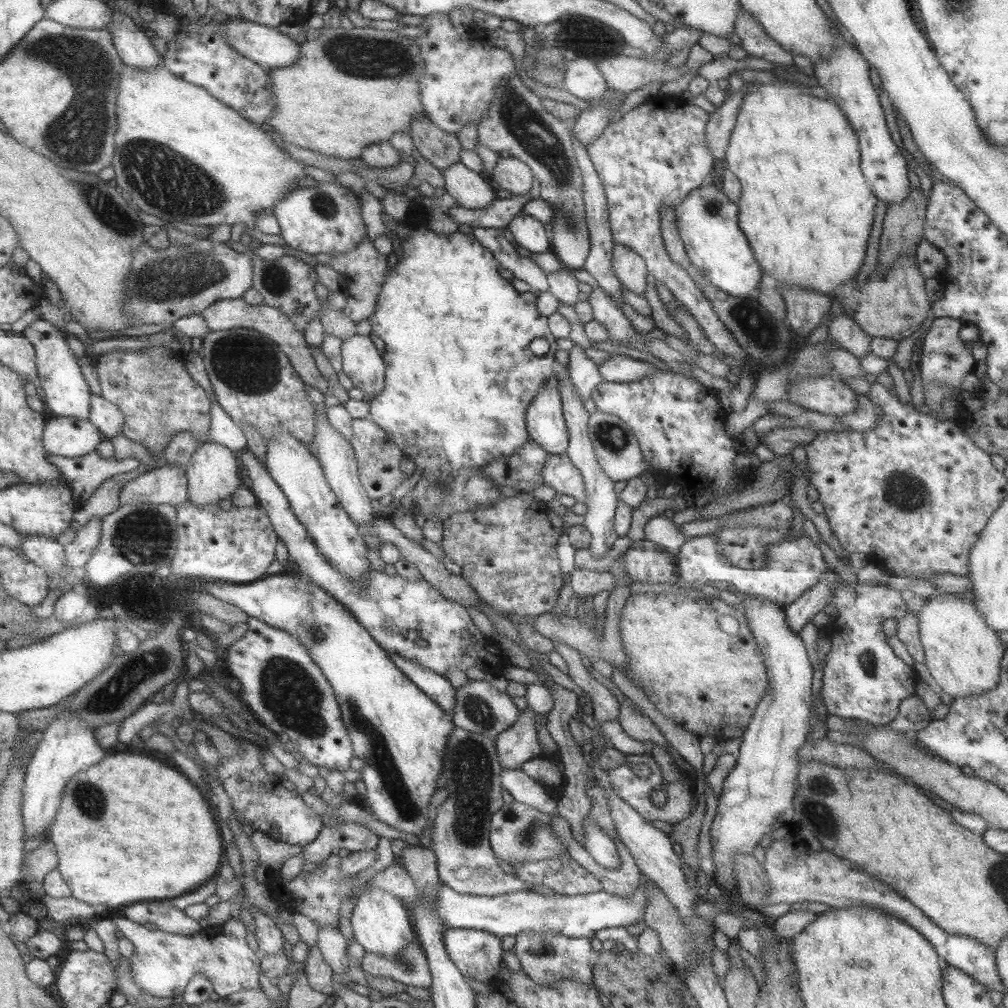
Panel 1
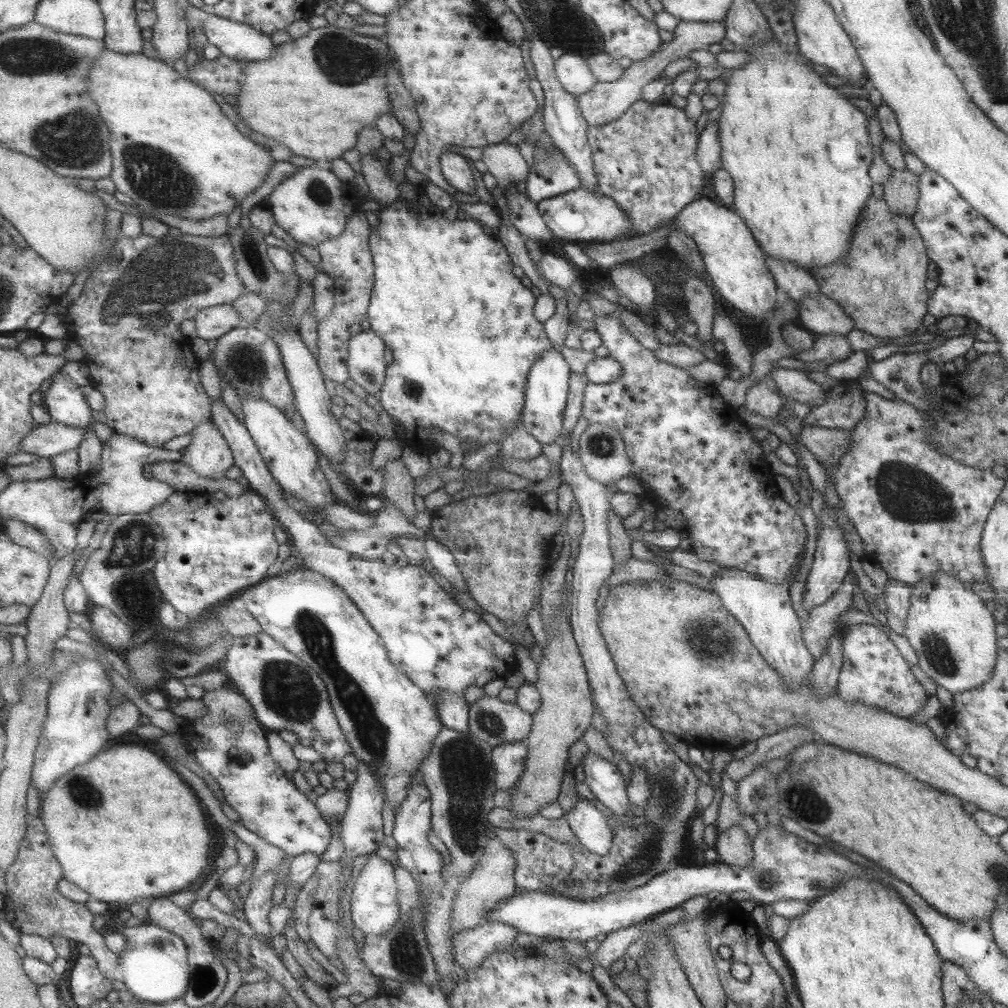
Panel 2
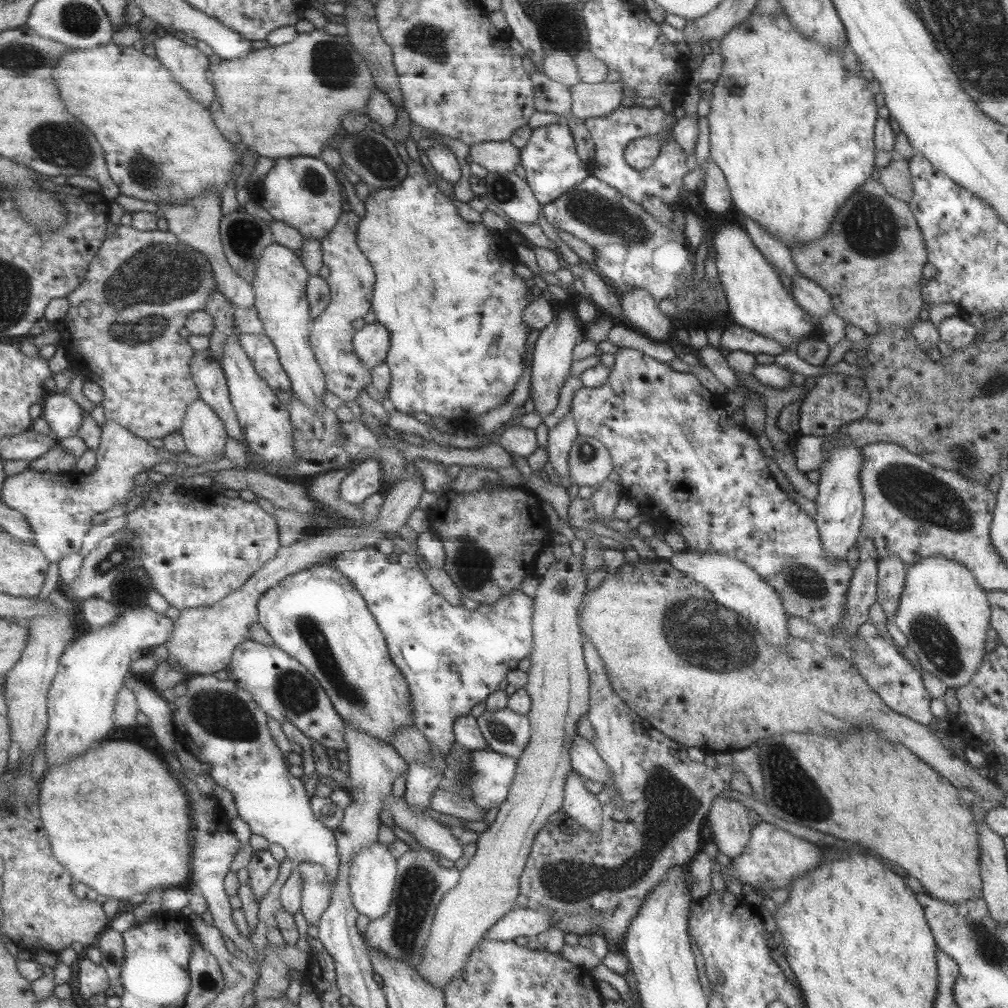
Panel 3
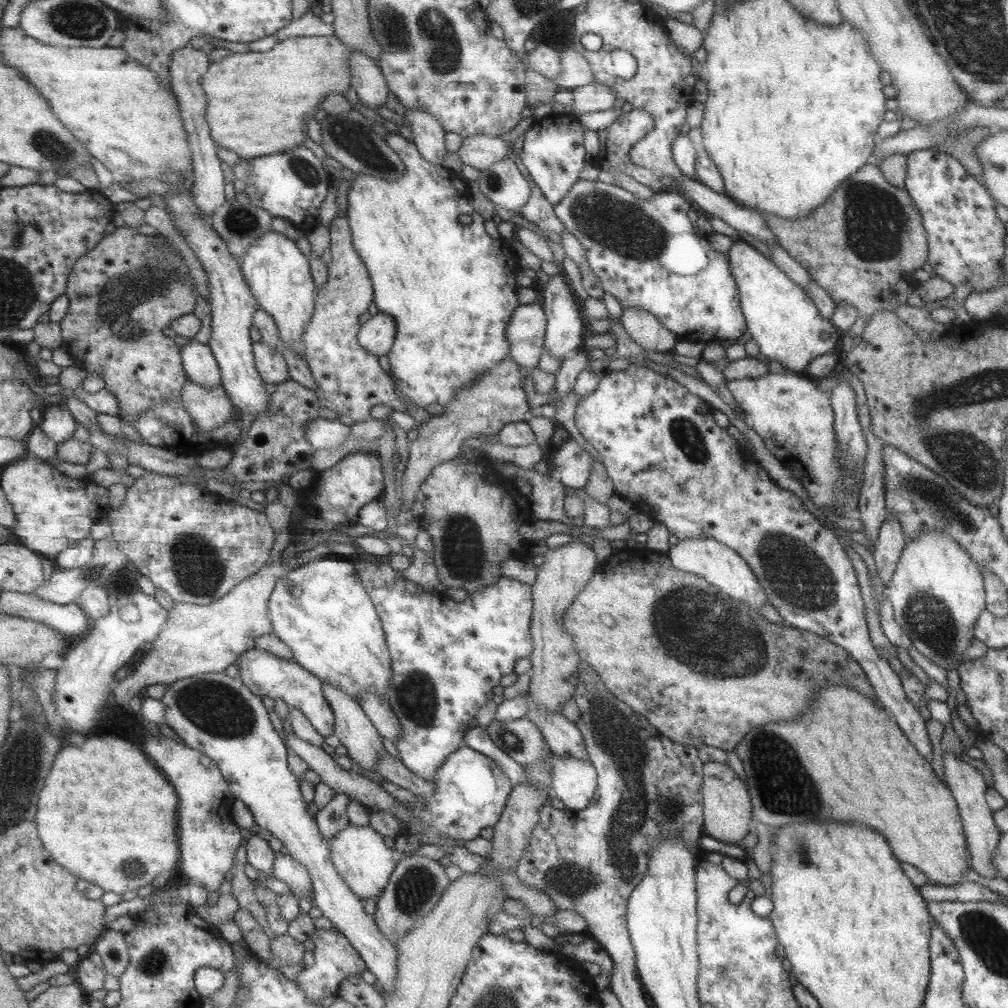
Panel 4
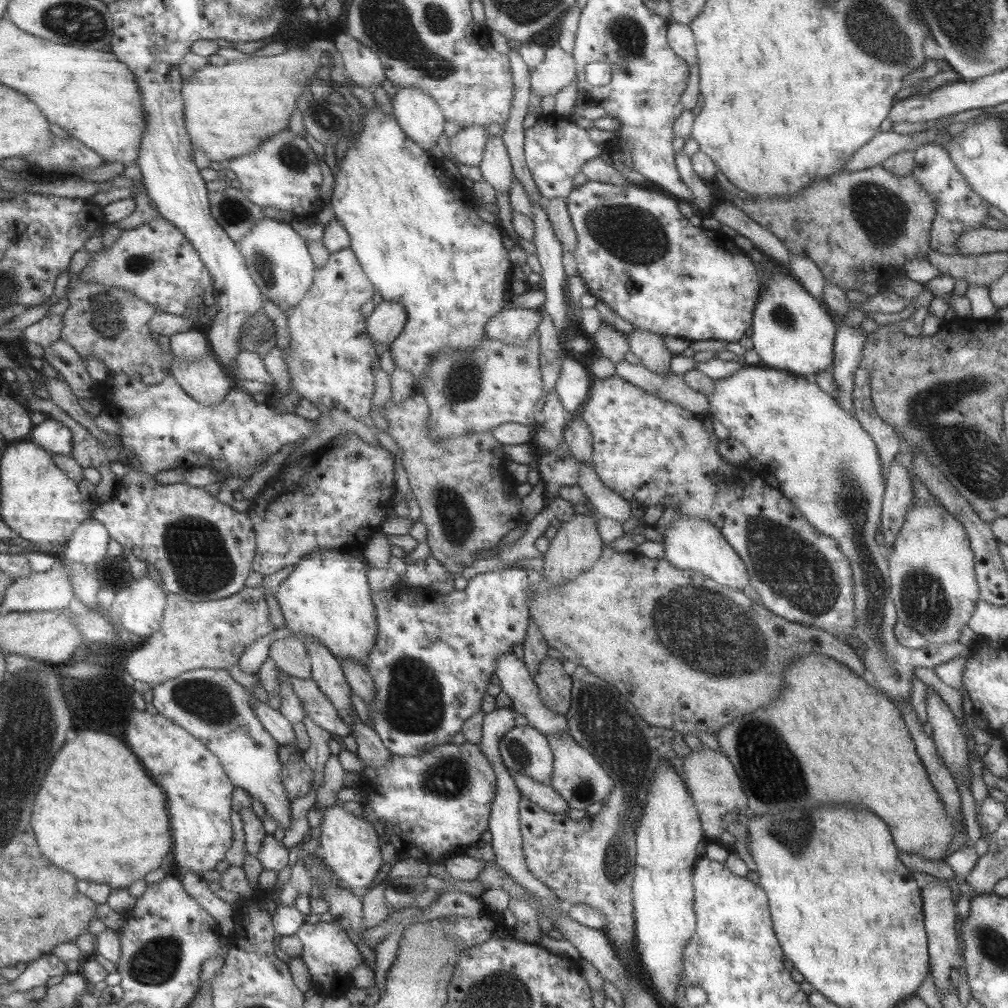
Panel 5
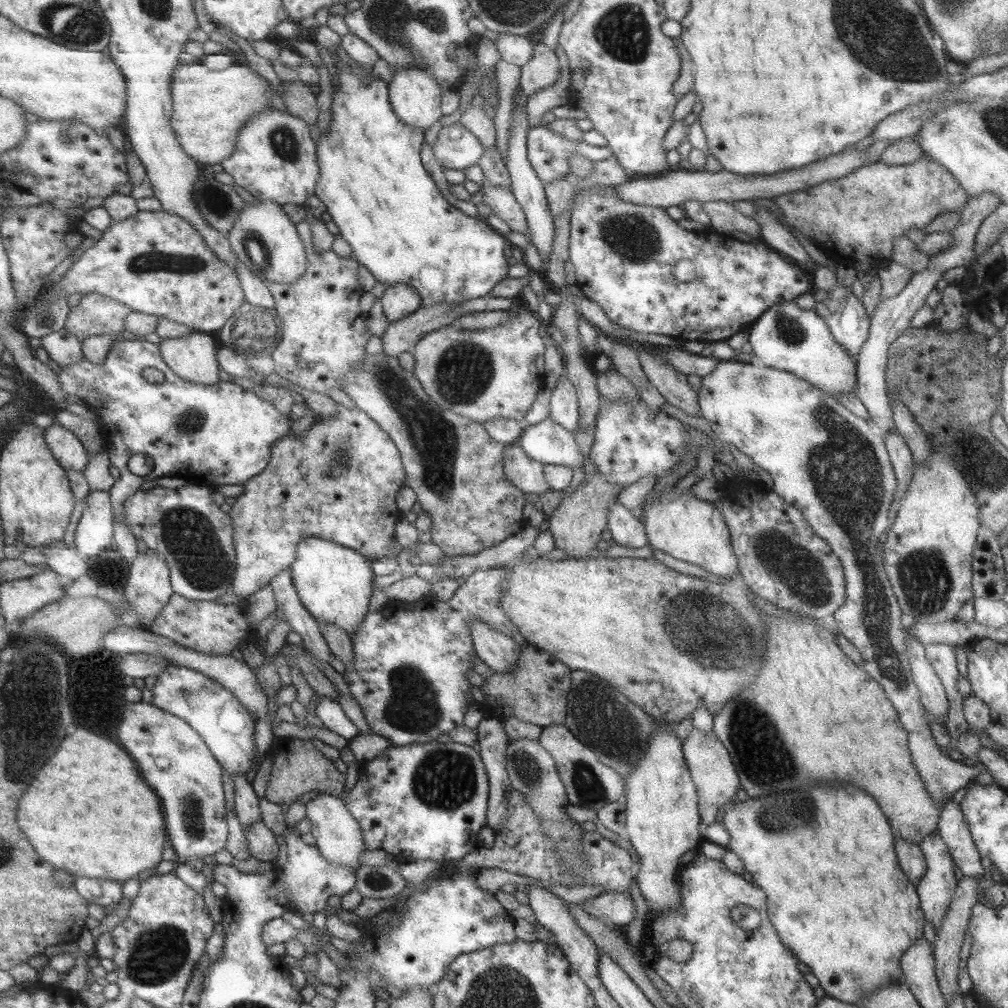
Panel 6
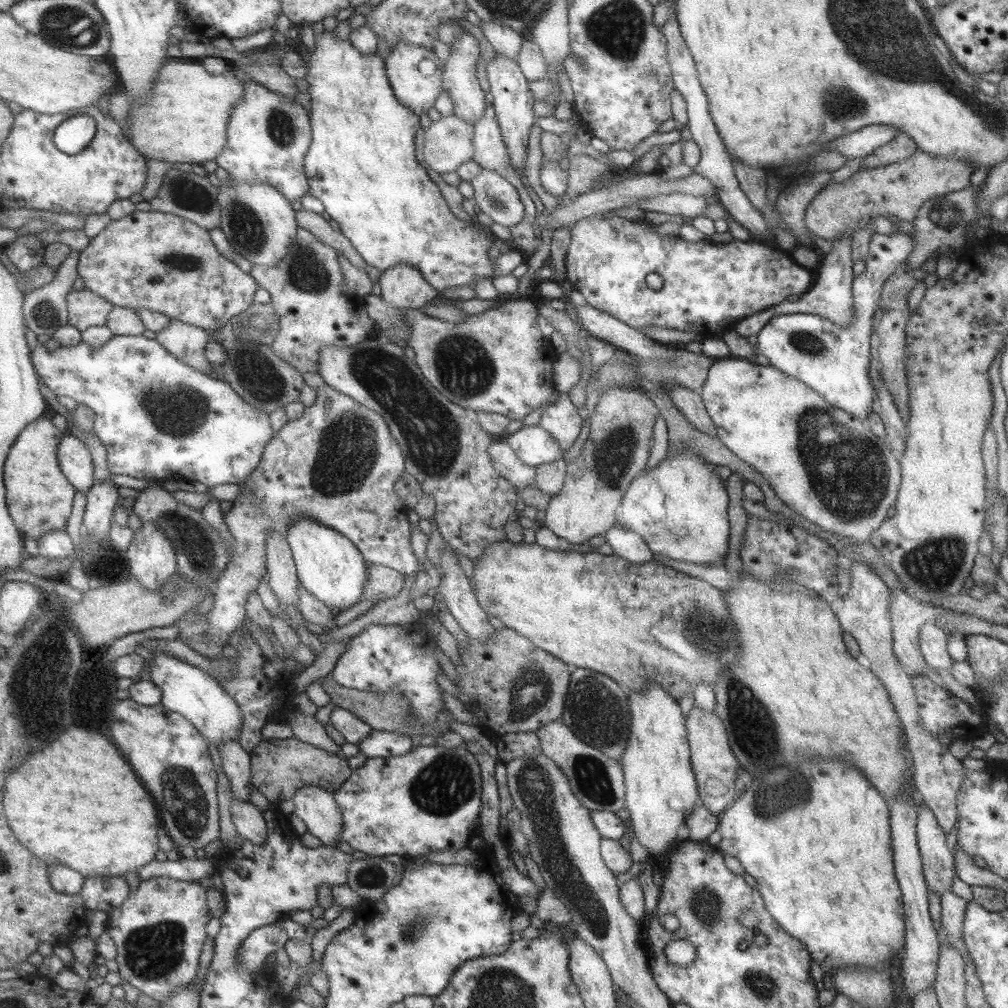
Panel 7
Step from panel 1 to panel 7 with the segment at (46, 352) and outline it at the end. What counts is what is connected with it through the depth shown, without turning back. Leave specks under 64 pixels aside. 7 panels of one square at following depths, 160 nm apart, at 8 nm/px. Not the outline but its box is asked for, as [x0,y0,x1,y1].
[59,432,96,493]

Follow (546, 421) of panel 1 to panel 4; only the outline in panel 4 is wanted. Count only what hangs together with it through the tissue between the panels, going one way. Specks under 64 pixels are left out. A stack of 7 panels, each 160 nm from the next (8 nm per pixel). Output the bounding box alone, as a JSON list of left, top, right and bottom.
[541,272,585,358]

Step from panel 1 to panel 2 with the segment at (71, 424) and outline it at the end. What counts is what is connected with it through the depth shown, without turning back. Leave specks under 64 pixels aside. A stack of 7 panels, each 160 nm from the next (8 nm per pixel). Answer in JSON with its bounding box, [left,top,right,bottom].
[21,419,87,458]

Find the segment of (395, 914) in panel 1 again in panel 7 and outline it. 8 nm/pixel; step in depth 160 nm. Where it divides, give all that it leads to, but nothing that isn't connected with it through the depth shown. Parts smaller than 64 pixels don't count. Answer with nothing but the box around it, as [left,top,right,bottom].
[293,786,341,847]

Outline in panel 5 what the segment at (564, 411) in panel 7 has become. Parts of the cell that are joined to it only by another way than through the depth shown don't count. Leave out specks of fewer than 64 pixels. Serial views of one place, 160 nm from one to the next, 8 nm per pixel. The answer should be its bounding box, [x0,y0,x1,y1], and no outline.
[554,357,592,416]

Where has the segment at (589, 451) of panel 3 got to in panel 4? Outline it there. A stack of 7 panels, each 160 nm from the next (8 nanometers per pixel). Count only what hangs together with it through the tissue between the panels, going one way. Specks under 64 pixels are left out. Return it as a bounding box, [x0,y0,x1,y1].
[552,439,592,488]

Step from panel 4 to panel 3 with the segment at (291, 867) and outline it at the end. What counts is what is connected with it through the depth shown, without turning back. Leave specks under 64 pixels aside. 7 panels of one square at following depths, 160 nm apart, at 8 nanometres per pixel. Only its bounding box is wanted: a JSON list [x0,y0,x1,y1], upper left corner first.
[293,862,330,927]

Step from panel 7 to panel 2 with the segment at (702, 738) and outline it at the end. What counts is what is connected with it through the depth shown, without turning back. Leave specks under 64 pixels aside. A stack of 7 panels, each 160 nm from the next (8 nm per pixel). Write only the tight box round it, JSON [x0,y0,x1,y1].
[713,827,753,869]

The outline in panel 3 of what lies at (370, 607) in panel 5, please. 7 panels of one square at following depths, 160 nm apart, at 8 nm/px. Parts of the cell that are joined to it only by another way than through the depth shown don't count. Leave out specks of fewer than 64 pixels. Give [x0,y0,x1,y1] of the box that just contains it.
[256,563,414,744]

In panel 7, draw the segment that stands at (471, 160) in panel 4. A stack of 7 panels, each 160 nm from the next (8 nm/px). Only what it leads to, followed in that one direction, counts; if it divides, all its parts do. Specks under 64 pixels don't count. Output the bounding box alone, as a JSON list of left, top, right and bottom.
[423,116,474,174]

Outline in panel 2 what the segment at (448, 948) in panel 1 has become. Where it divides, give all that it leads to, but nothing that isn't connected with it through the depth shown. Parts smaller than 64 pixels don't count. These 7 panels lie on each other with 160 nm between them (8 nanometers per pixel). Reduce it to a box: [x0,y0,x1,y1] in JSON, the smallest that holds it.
[450,922,517,970]

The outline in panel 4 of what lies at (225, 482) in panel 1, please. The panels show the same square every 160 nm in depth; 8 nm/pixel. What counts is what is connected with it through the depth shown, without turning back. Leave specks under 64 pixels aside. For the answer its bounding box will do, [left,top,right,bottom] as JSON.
[179,381,235,432]

